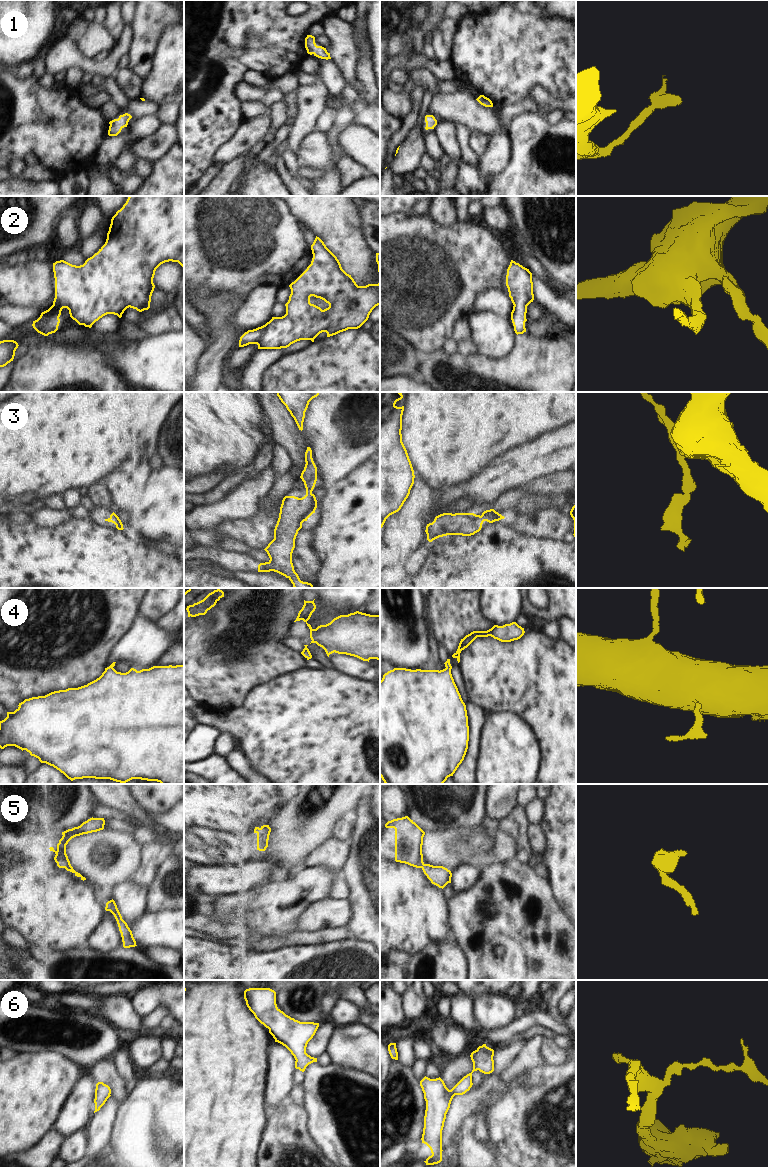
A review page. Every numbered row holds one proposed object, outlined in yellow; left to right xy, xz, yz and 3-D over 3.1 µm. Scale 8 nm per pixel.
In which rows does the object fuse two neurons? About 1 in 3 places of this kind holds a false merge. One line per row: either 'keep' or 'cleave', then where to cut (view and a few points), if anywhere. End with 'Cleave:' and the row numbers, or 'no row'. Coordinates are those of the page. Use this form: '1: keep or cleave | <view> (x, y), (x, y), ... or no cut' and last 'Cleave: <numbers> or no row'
1: keep | no cut
2: keep | no cut
3: keep | no cut
4: keep | no cut
5: keep | no cut
6: keep | no cut
Cleave: no row

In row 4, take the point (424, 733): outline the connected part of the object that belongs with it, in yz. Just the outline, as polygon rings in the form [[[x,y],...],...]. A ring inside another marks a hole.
[[[450,659],[443,670],[394,668],[380,681],[380,777],[385,784],[443,784],[453,776],[468,749],[466,705],[451,674]]]

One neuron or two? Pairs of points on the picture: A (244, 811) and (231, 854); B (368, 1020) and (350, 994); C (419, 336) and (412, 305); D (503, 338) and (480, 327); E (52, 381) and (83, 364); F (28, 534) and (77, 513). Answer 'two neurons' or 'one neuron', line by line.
A: two neurons
B: one neuron
C: one neuron
D: one neuron
E: one neuron
F: two neurons

